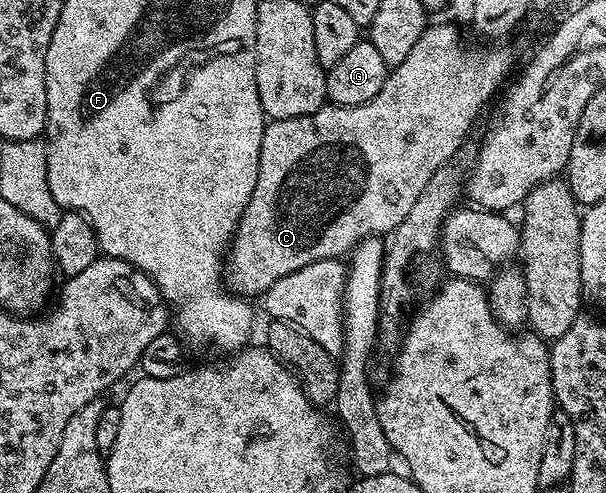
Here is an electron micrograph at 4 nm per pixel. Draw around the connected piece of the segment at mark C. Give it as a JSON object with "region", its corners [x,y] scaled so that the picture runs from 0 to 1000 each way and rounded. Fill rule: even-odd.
{"region":[[[724,45],[719,53],[718,47],[706,51],[705,61],[695,65],[695,81],[682,89],[675,114],[668,114],[668,122],[662,122],[662,130],[655,130],[640,148],[635,170],[629,170],[629,187],[622,187],[616,203],[587,215],[536,211],[520,231],[442,245],[434,258],[431,276],[431,325],[424,341],[424,381],[417,381],[417,398],[411,398],[404,430],[388,467],[388,479],[381,485],[378,546],[371,556],[373,578],[396,600],[416,600],[414,596],[432,600],[442,584],[457,576],[457,568],[464,568],[464,560],[477,560],[477,552],[490,552],[490,544],[503,544],[503,535],[517,535],[531,523],[559,523],[571,517],[599,483],[644,477],[645,469],[655,462],[655,454],[662,454],[662,446],[675,438],[675,422],[682,422],[701,373],[715,365],[721,341],[733,337],[772,286],[771,270],[776,268],[784,237],[795,227],[797,213],[822,187],[823,172],[830,164],[832,168],[838,164],[837,148],[843,142],[842,105],[828,101],[823,95],[828,91],[823,89],[790,91],[797,93],[769,93],[757,79],[756,57],[743,53],[738,45]]]}

